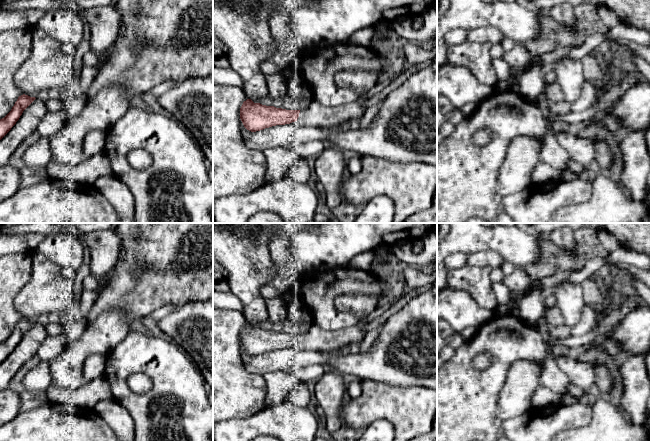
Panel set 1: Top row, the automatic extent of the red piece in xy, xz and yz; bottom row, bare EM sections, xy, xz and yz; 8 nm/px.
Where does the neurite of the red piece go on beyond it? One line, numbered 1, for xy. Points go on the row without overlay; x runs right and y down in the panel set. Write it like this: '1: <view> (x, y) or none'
1: none

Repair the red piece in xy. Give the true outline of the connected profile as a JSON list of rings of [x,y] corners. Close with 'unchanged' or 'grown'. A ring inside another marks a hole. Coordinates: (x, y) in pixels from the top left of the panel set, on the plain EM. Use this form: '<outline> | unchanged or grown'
[[[21,319],[18,321],[11,335],[0,343],[0,364],[11,354],[22,339],[23,335],[35,324],[35,321]]] | unchanged

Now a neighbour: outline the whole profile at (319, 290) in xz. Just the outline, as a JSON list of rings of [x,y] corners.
[[[326,268],[318,269],[309,275],[300,274],[297,280],[297,286],[289,289],[288,293],[300,298],[305,308],[307,308],[313,318],[313,324],[318,325],[327,331],[337,331],[348,327],[362,324],[361,317],[351,312],[340,311],[335,304],[336,299],[344,294],[358,293],[374,297],[384,303],[389,292],[387,279],[382,279],[371,273],[369,270],[359,270],[345,268]]]

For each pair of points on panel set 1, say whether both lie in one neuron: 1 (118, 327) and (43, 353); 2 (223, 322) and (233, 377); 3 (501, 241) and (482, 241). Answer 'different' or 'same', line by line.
1: different
2: same
3: same

